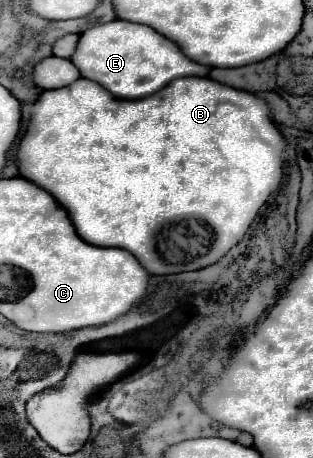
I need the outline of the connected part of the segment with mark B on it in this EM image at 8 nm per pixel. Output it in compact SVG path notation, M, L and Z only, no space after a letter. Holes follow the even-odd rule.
M199 76L177 78L173 80L173 84L167 84L161 92L155 92L153 96L141 98L141 100L115 98L109 90L101 88L101 84L79 78L75 84L69 84L65 88L45 90L41 98L35 102L35 110L31 114L27 134L23 136L21 146L19 146L17 166L23 178L35 182L37 186L45 188L57 198L57 202L69 212L77 228L77 234L83 240L95 246L125 248L133 252L139 258L139 262L153 274L175 274L175 272L185 272L185 270L201 270L201 268L215 264L247 234L259 210L281 190L281 184L285 180L285 158L283 158L285 148L287 148L285 136L281 134L275 120L271 118L271 108L263 98L245 90L225 86L211 78L199 78ZM183 220L197 220L197 228L187 222L183 224Z

